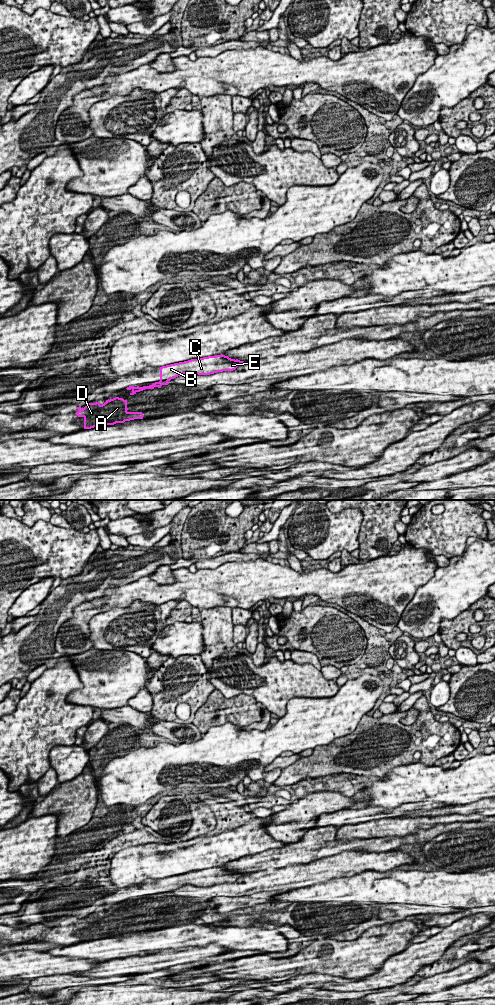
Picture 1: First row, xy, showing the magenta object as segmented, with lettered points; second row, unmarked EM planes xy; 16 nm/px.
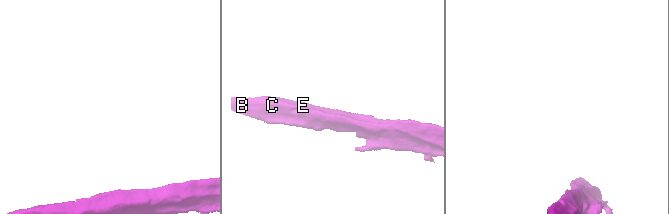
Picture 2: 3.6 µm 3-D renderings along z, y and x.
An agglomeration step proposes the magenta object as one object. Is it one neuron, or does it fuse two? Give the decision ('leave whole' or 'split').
split

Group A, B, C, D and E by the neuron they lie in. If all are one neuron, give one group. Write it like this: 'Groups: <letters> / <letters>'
Groups: A D / B C E

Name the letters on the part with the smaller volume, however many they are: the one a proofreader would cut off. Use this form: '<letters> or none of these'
A, D

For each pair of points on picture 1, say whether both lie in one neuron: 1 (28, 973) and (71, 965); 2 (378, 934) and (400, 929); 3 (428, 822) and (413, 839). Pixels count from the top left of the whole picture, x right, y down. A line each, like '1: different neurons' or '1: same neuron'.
1: same neuron
2: same neuron
3: different neurons

